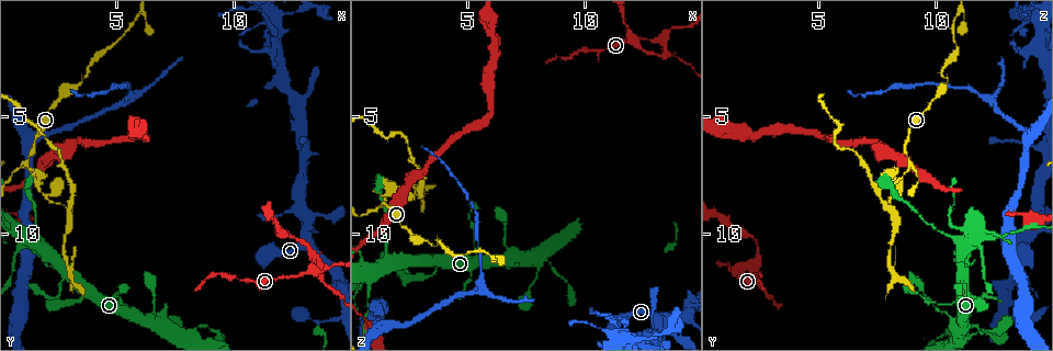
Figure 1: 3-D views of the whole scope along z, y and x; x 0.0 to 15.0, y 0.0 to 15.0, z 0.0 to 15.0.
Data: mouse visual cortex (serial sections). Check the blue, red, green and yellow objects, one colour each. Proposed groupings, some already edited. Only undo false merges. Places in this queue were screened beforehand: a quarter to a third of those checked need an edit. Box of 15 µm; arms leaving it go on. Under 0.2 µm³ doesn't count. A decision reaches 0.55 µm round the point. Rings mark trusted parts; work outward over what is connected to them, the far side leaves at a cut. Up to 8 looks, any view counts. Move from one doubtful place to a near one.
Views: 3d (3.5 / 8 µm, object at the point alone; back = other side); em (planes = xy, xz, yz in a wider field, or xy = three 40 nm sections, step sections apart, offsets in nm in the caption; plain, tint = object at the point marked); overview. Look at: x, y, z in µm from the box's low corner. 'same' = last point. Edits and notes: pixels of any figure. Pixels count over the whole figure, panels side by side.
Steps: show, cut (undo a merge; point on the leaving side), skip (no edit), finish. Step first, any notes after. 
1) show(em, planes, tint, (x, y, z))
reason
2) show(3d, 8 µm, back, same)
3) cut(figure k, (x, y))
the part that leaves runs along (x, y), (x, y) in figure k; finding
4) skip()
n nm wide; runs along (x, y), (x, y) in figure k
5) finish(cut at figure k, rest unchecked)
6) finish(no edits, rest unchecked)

show(3d, 8 µm, (13.4, 11.4, 2.0))

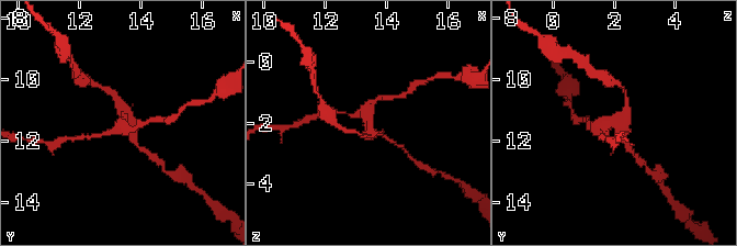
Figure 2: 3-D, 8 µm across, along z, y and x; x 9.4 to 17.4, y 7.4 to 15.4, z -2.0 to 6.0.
show(em, xy, step 1, tint, (13.4, 11.3, 2.0))

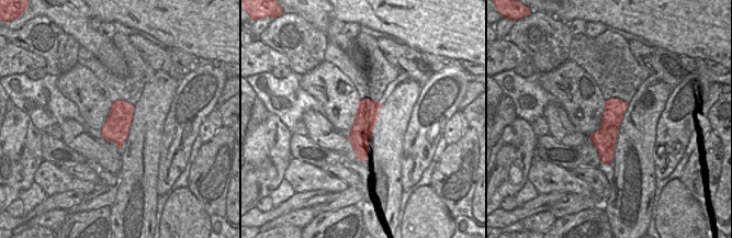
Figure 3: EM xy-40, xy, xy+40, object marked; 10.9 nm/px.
cut(figure 2, (134, 140))
the part that leaves runs along (618, 118), (626, 111), (623, 87) in figure 2; a second cell is stuck on

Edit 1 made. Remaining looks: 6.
show(3d, 8 µm, (14.3, 11.5, 13.5))
three arms meet

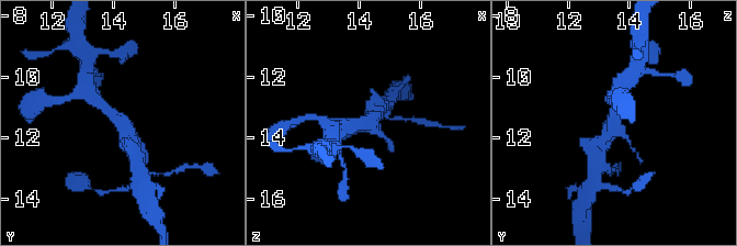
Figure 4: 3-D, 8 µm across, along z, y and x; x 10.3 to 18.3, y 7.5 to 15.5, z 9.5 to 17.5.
show(3d, 3.5 µm, back, (14.4, 11.5, 13.5))

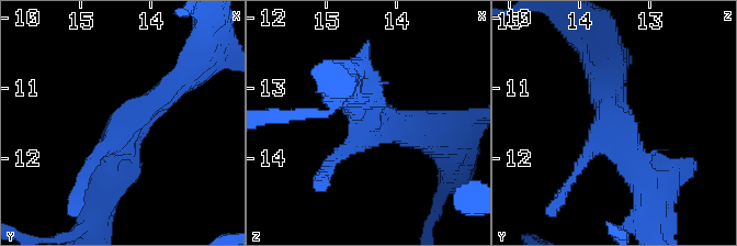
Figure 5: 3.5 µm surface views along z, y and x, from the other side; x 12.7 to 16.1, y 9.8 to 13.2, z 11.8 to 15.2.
show(em, xy, step 2, tint, (14.35, 11.50, 13.50))
3 arms; arms of 200, 400, 450 nm; need the tissue

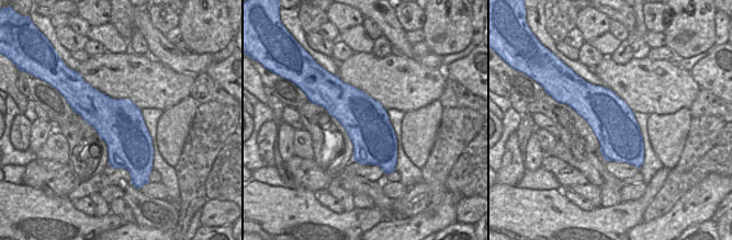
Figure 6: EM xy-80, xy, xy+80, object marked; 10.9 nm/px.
skip()
runs along (184, 75), (124, 125), (104, 183) in figure 5; continuous, no second cell

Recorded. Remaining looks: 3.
show(3d, 8 µm, (13.0, 9.3, 14.3))
looks like a crossing

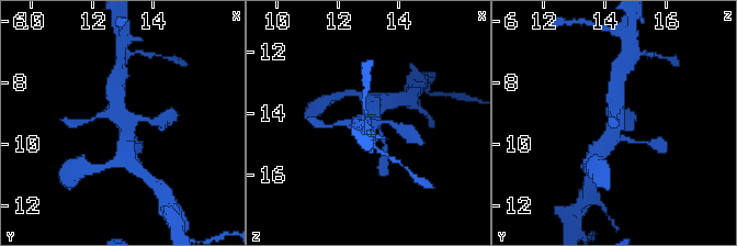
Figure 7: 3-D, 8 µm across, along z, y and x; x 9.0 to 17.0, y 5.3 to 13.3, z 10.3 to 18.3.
show(em, xy, step 5, tint, (13.1, 9.3, 14.4))

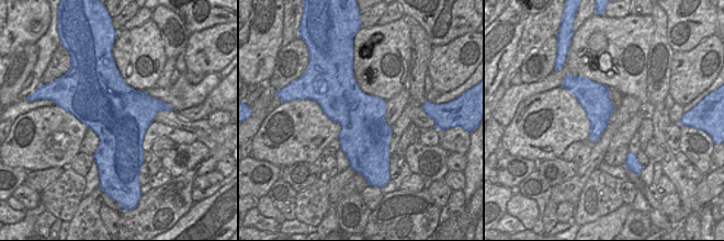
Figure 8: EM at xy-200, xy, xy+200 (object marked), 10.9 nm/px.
skip()
runs along (599, 148), (615, 125), (615, 92) in figure 7; continuous, no second cell

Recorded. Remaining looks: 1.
finish(cut at figure 2, rest unchecked)

